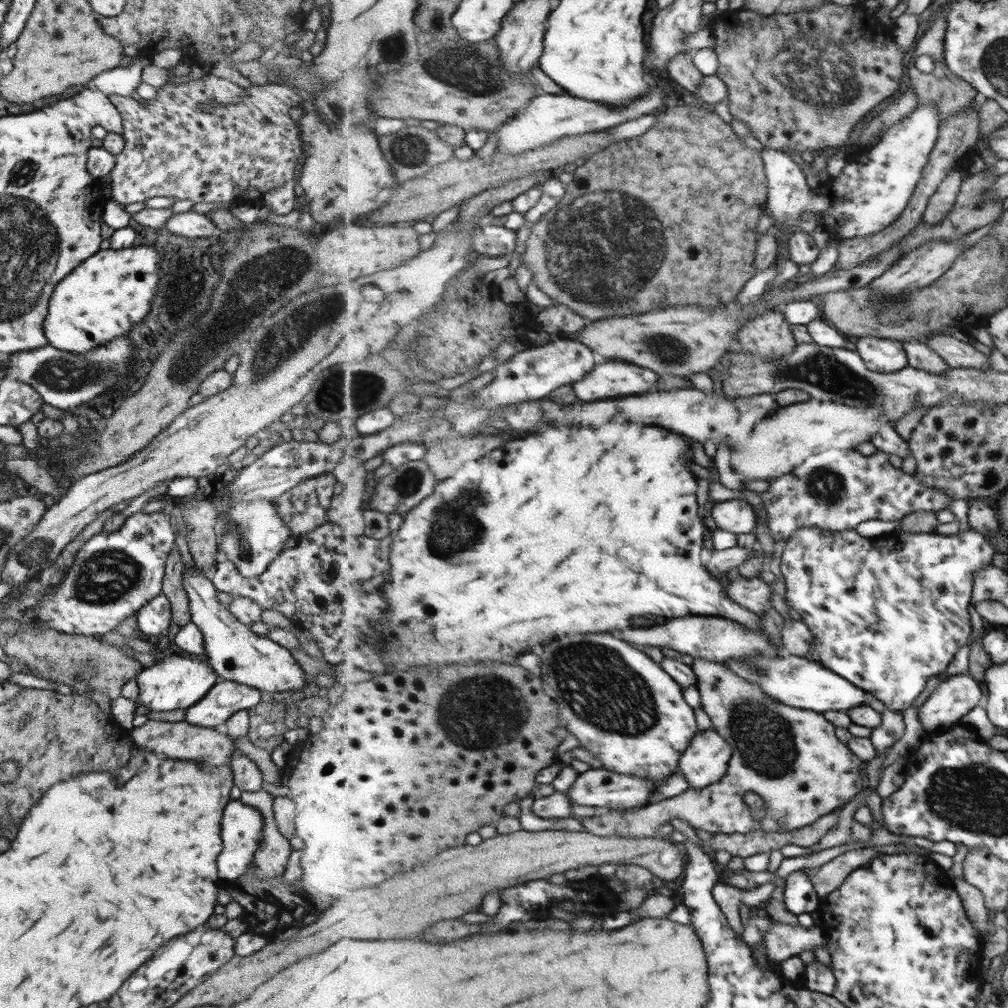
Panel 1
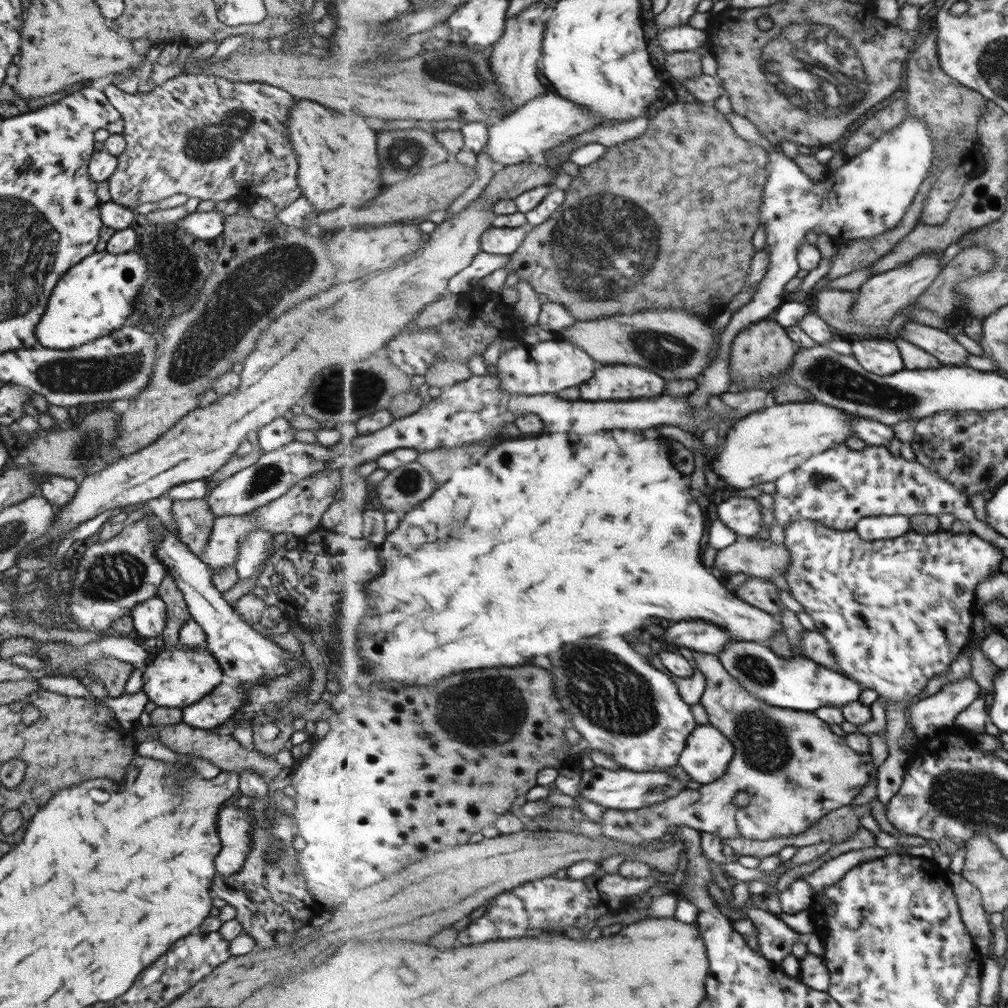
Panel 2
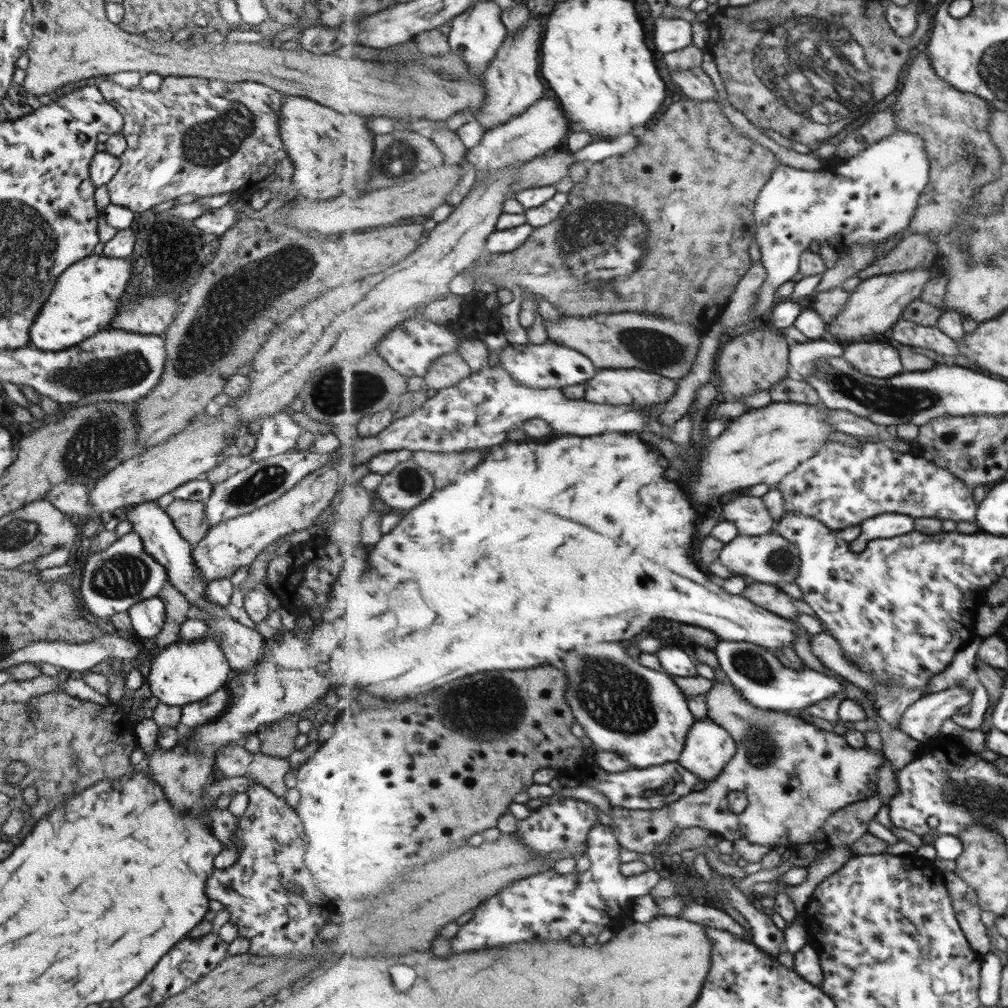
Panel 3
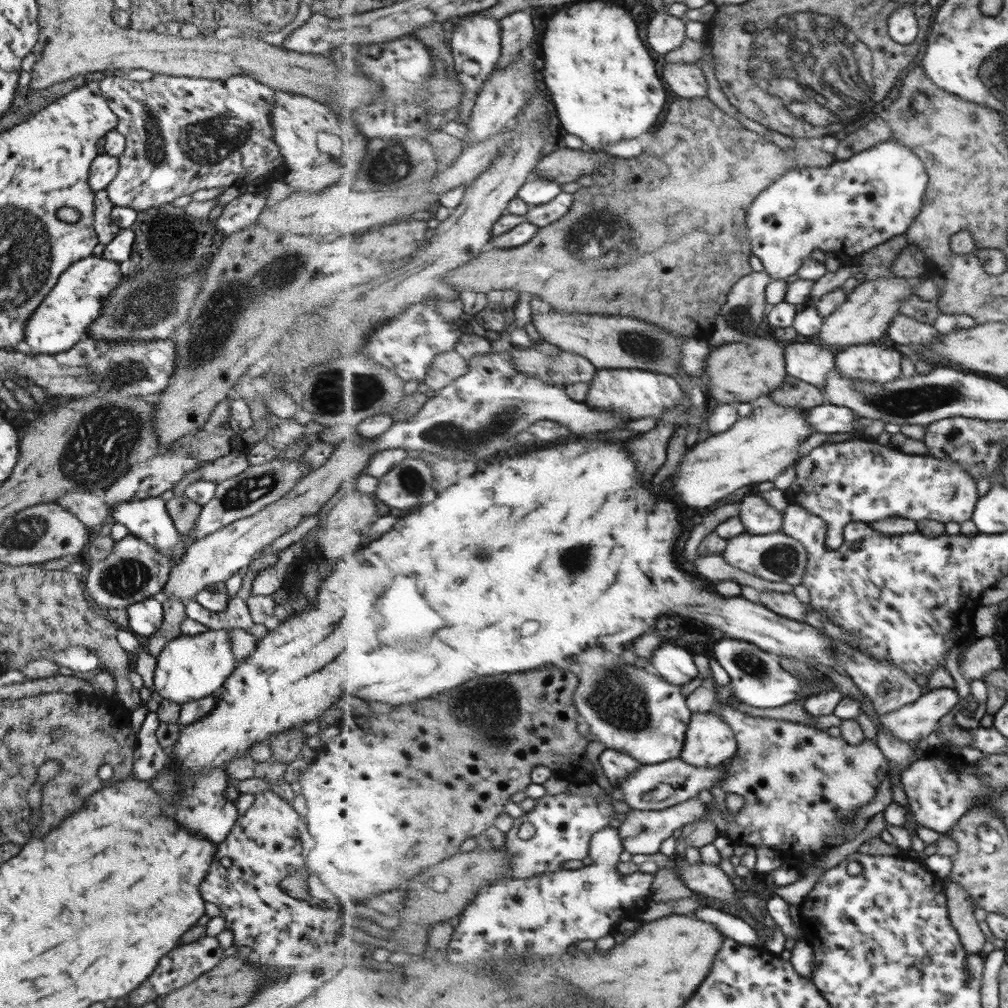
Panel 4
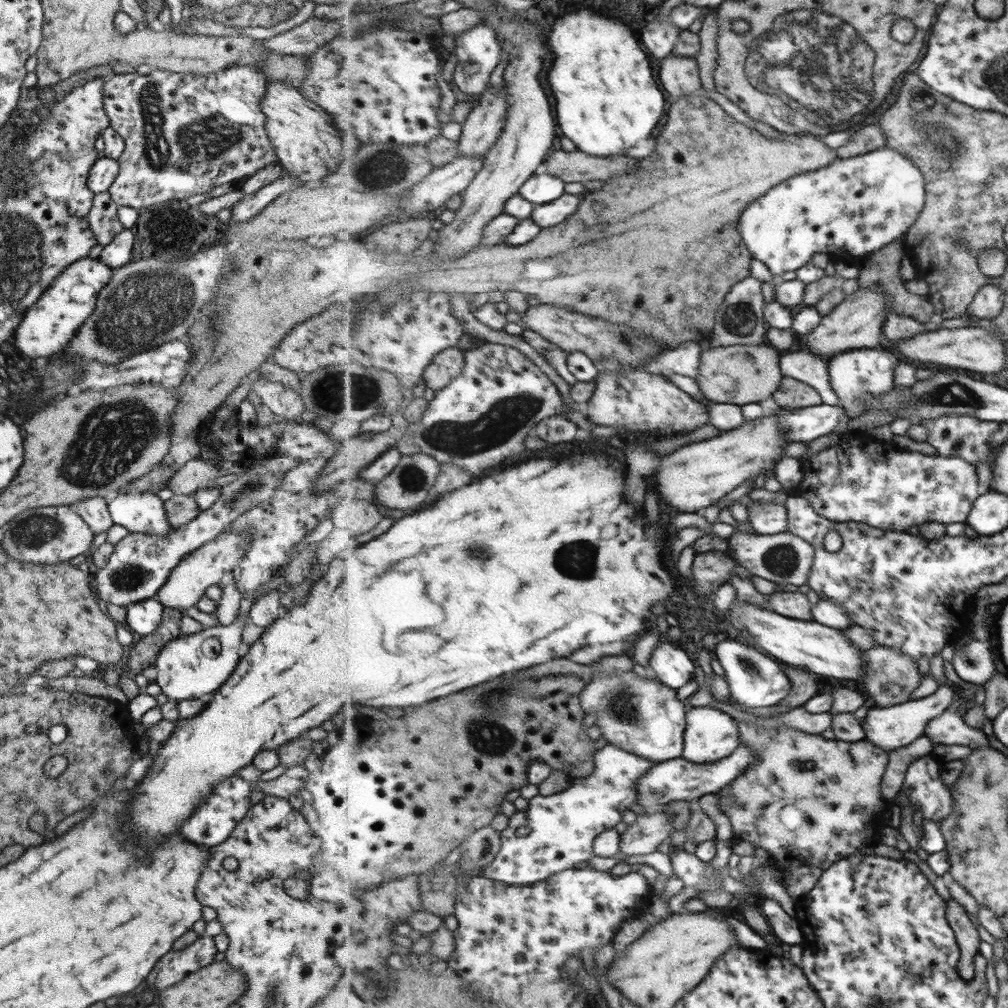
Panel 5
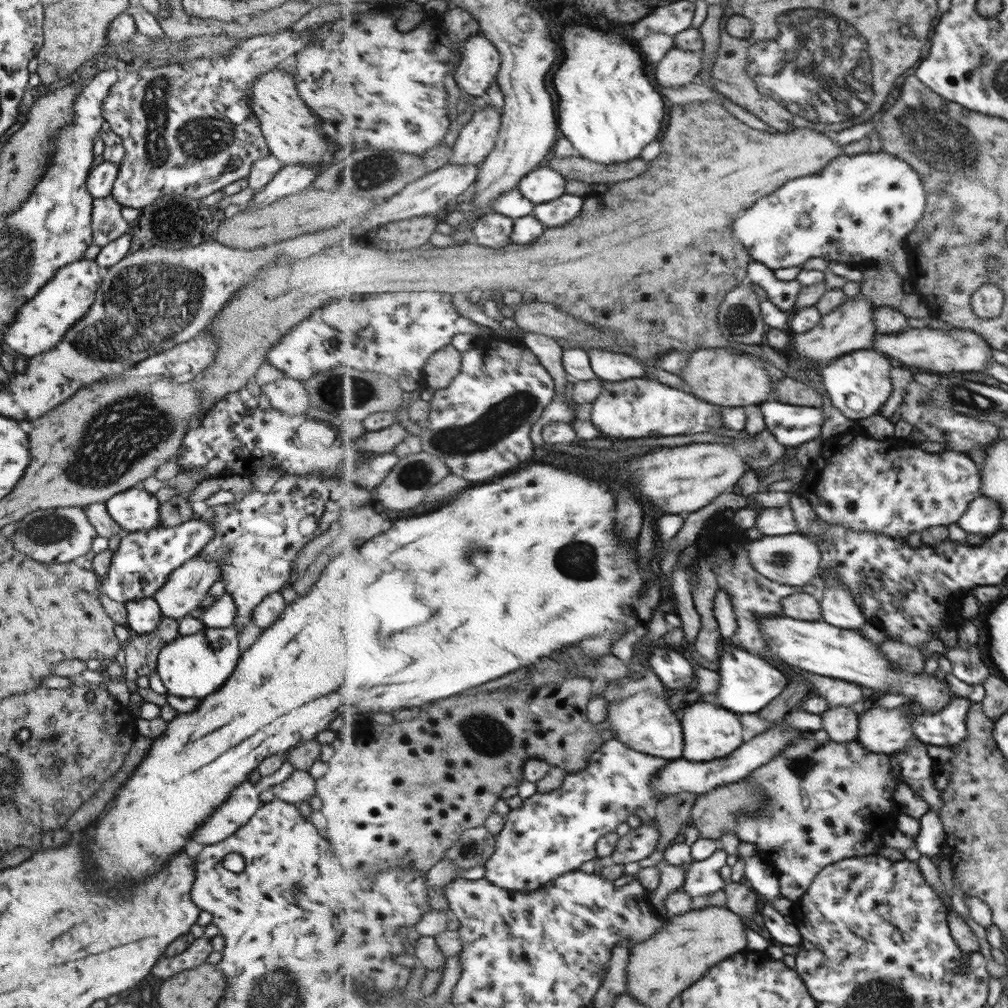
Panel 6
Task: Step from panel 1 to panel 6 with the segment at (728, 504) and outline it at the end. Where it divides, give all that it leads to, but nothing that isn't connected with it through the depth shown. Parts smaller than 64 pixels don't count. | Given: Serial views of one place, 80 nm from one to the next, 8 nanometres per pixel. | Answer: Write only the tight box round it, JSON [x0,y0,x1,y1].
[756,506,798,535]

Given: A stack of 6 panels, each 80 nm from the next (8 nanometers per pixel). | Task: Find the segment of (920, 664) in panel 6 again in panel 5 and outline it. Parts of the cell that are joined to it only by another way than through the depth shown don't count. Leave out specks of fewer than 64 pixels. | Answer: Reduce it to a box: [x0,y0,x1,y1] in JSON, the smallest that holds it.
[859,646,922,708]

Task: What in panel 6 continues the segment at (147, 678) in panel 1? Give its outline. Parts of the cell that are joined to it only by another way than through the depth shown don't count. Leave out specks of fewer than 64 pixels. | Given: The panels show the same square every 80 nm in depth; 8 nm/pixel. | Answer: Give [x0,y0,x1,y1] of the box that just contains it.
[155,627,243,699]

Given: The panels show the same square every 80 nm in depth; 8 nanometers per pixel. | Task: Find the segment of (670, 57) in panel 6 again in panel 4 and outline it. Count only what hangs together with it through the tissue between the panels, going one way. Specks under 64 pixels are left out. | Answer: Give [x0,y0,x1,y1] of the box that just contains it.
[663,62,709,98]

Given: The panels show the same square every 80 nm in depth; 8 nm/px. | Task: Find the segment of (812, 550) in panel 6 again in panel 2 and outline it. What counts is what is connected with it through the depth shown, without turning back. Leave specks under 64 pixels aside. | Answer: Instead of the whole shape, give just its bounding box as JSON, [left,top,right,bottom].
[715,537,791,578]

